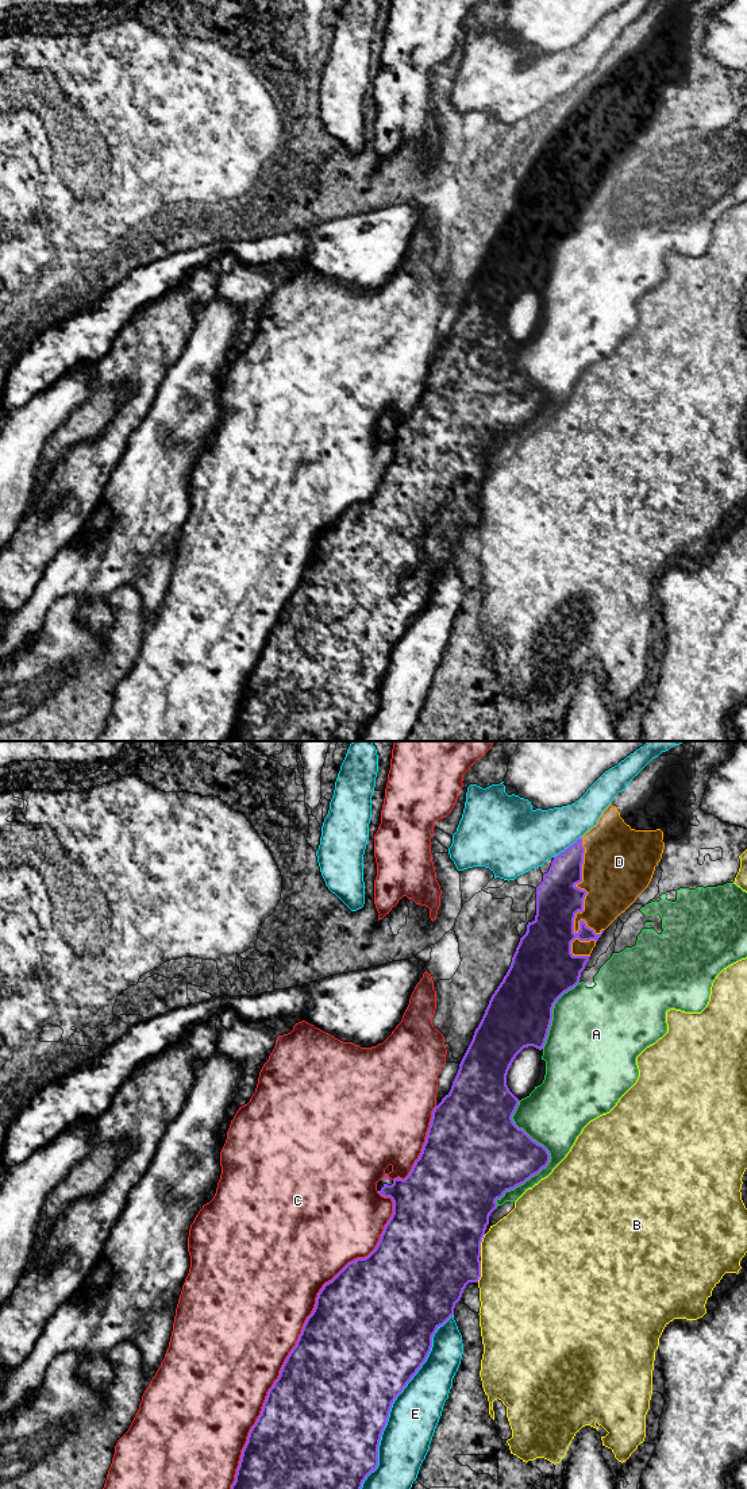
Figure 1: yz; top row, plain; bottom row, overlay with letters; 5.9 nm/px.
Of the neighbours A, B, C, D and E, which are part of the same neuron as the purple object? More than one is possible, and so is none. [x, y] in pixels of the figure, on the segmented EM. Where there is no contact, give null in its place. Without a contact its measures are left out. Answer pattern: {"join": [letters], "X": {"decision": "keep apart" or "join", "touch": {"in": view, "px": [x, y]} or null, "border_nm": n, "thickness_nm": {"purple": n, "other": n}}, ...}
{"join": ["D"], "A": {"decision": "keep apart", "touch": {"in": "yz", "px": [550, 1157]}, "border_nm": 650, "thickness_nm": {"purple": 360, "other": 380}}, "B": {"decision": "keep apart", "touch": {"in": "yz", "px": [480, 1245]}, "border_nm": 140, "thickness_nm": {"purple": 500, "other": 480}}, "C": {"decision": "keep apart", "touch": {"in": "yz", "px": [299, 1335]}, "border_nm": 1950, "thickness_nm": {"purple": 500, "other": 500}}, "D": {"decision": "join", "touch": {"in": "yz", "px": [582, 901]}, "border_nm": 600, "thickness_nm": {"purple": 260, "other": 380}}, "E": {"decision": "keep apart", "touch": {"in": "yz", "px": [393, 1400]}, "border_nm": 1150, "thickness_nm": {"purple": 500, "other": 300}}}

